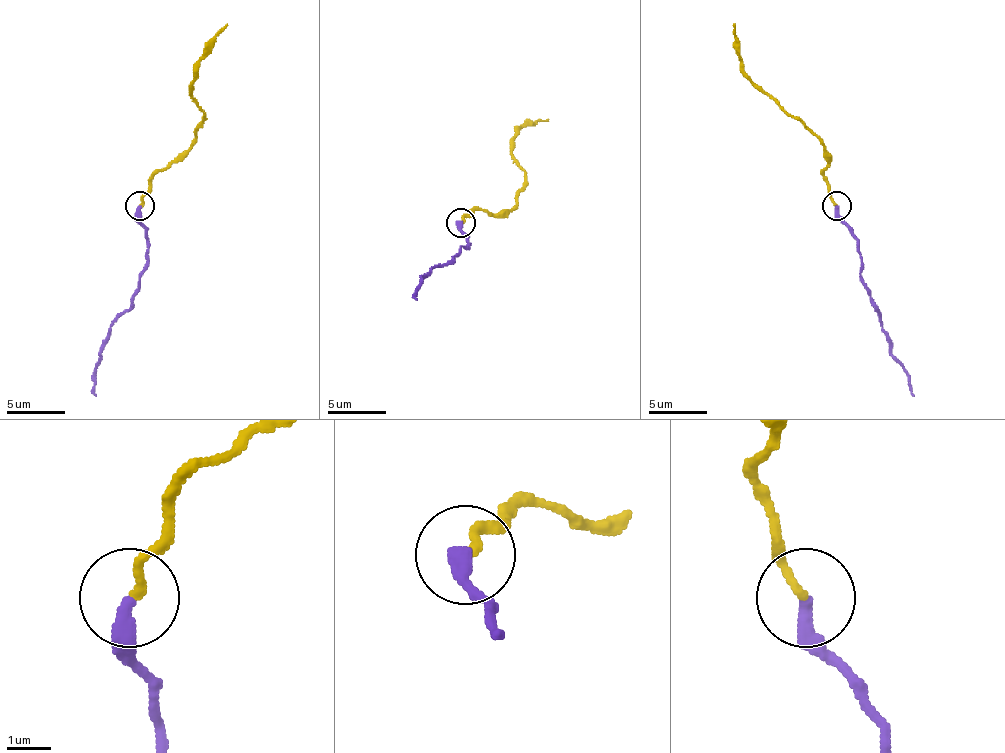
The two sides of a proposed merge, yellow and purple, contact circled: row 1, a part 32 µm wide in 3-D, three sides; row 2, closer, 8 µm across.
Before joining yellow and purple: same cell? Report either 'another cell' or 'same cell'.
another cell

